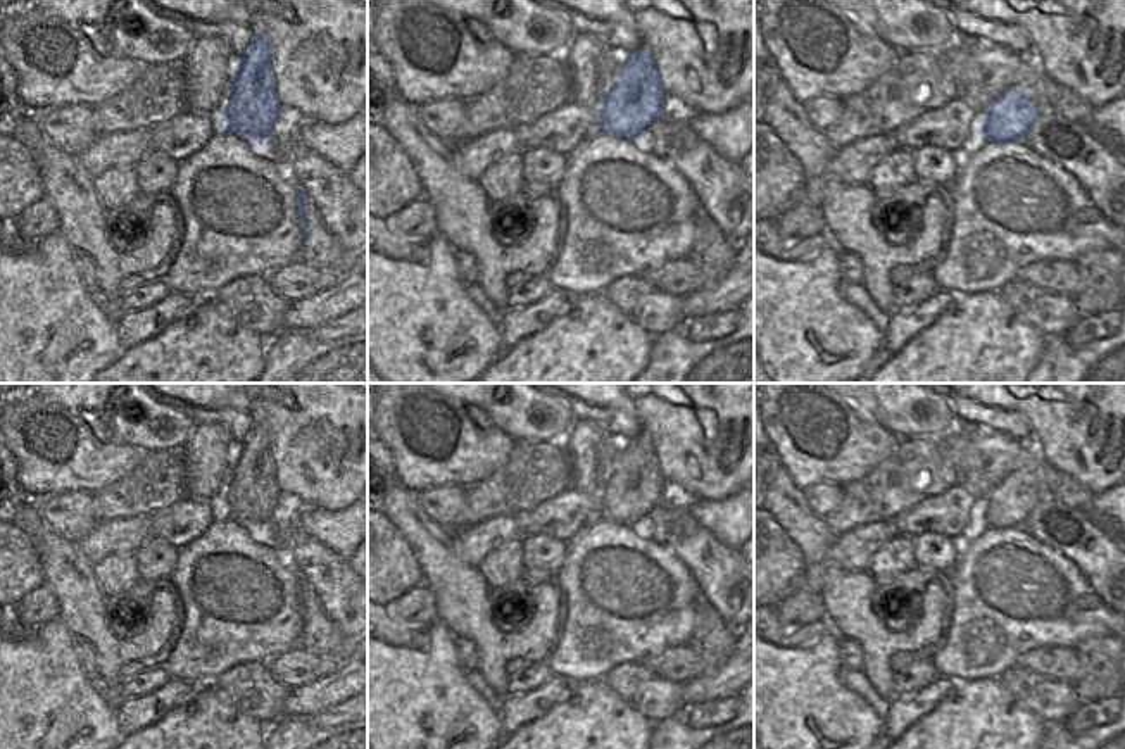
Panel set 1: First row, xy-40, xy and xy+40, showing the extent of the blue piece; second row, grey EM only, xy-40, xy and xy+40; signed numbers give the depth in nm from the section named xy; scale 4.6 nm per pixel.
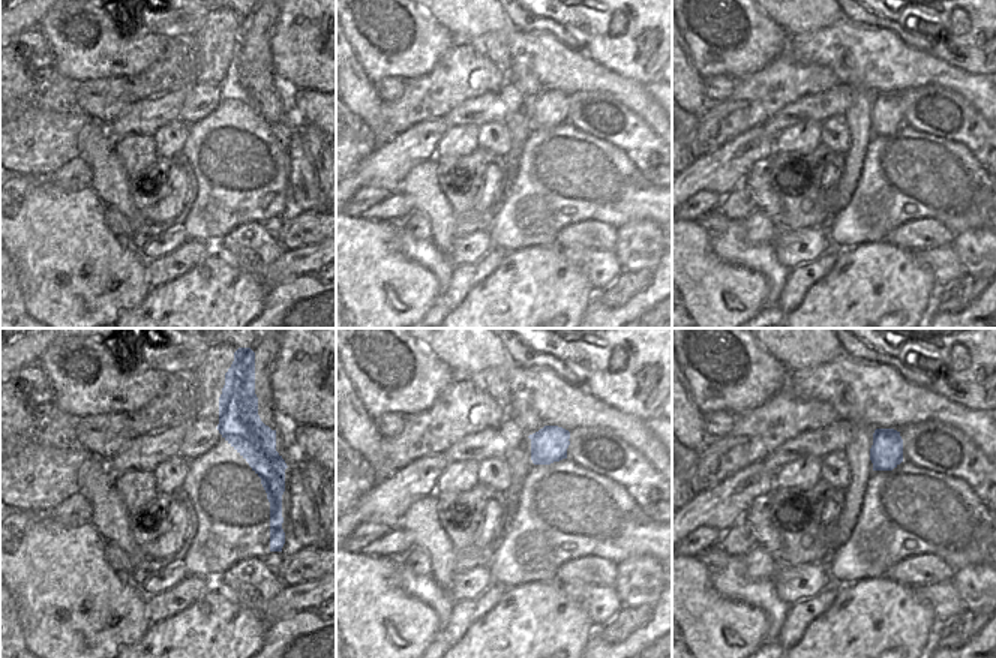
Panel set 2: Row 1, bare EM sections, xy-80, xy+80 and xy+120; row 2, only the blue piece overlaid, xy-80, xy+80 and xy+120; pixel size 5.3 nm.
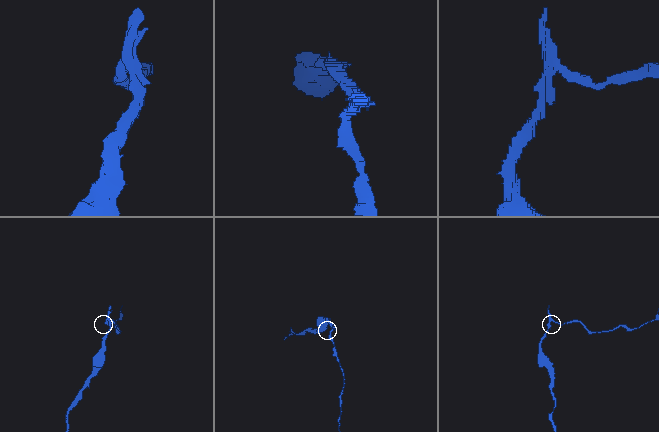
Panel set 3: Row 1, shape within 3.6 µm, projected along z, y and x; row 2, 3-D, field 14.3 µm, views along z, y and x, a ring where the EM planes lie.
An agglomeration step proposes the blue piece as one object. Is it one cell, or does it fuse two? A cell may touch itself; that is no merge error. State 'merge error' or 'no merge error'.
merge error

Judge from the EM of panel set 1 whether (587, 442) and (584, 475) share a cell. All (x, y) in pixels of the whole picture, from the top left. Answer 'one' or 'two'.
one

